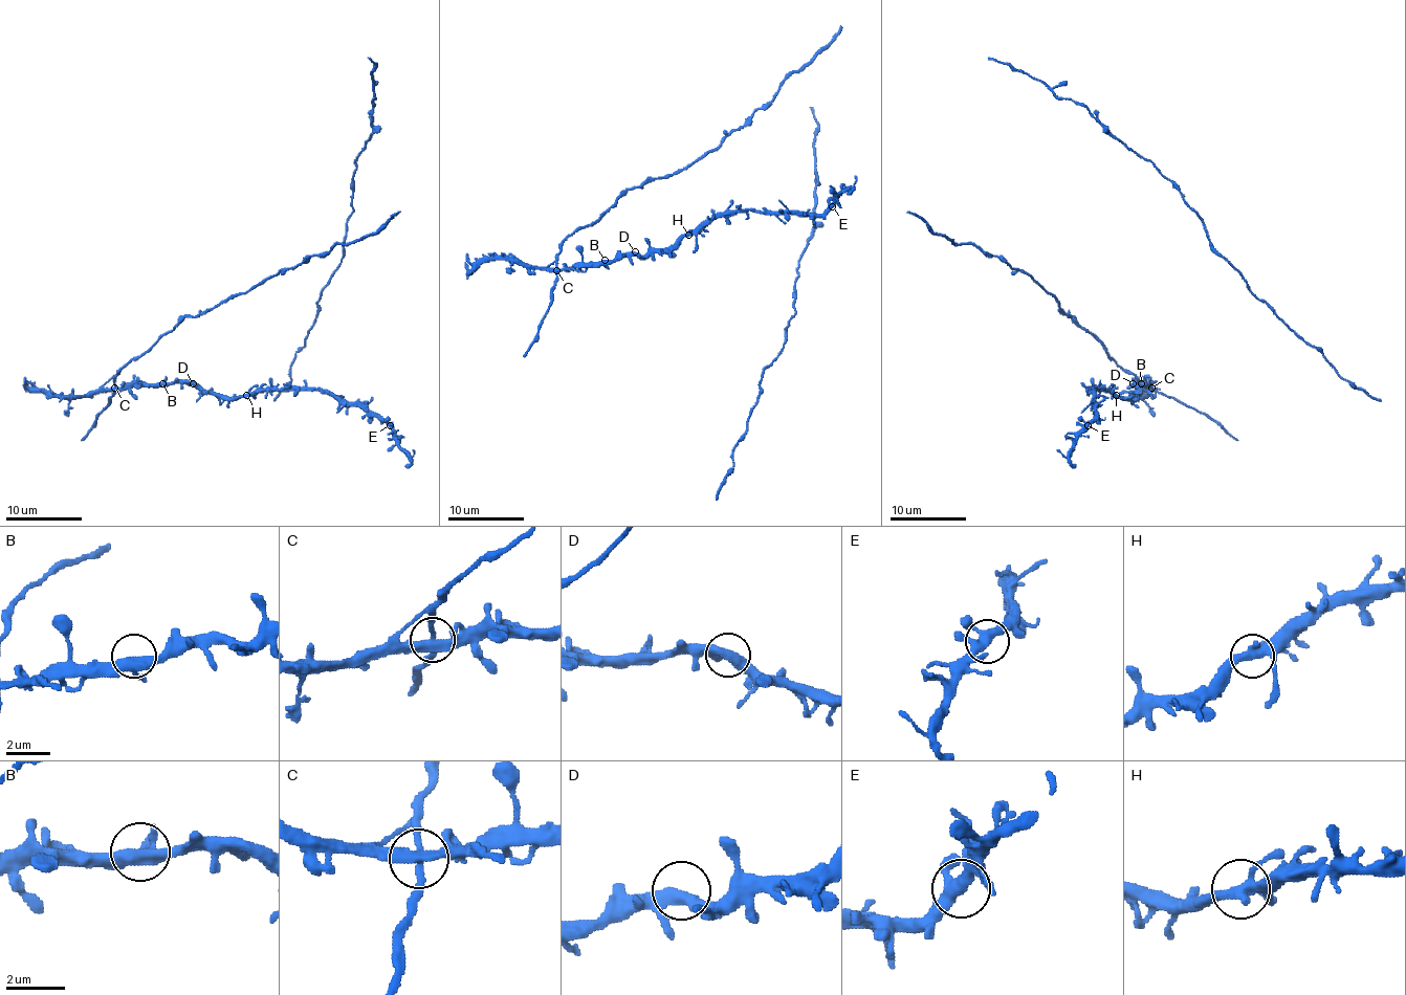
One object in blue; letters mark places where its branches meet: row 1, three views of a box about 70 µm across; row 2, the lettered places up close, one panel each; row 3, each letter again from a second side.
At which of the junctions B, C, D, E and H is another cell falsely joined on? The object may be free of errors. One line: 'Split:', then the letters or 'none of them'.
Split: none of them

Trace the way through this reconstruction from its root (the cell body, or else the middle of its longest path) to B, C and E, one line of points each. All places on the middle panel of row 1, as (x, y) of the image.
B: (683, 235), (667, 248), (652, 250), (642, 256), (616, 256), (605, 260)
C: (683, 235), (667, 248), (652, 250), (642, 256), (616, 256), (612, 260), (575, 263), (556, 271)
E: (683, 235), (696, 235), (714, 219), (737, 212), (825, 214), (832, 206)

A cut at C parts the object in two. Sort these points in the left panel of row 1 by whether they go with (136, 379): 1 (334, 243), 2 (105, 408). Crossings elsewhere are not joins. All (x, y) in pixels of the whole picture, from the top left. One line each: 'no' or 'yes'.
1: no
2: no

